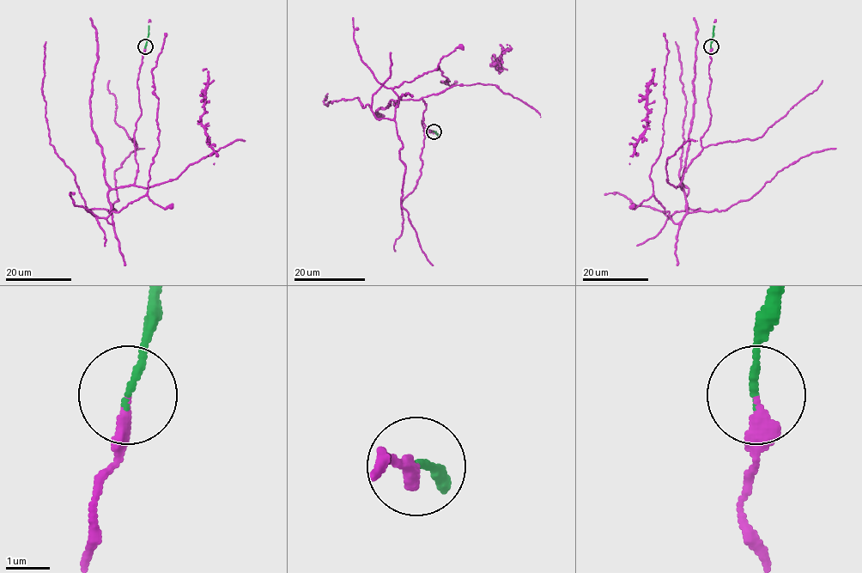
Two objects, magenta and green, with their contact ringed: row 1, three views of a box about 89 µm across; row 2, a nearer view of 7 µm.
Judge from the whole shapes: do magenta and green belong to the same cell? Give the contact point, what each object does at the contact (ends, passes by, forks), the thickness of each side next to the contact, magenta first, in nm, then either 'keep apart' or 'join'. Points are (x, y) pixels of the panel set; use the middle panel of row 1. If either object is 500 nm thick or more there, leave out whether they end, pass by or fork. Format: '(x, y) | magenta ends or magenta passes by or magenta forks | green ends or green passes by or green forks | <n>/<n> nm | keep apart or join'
(434, 131) | magenta ends | green ends | 280/150 nm | join

